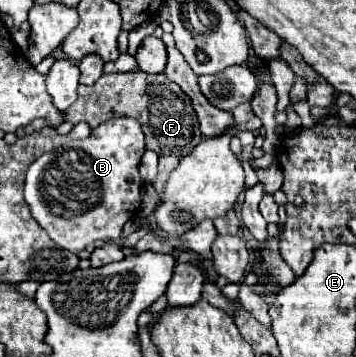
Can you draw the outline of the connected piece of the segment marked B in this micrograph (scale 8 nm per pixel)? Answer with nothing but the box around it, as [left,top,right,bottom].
[24,118,144,252]

